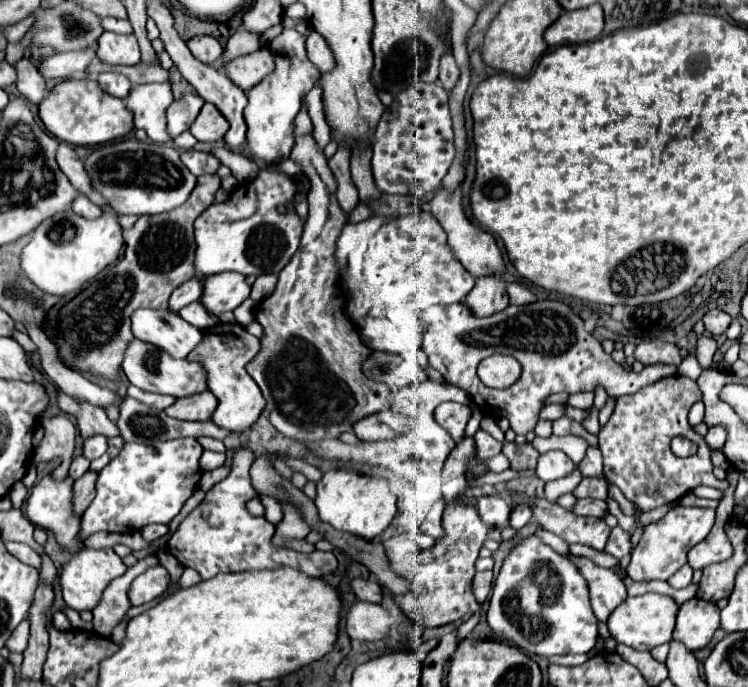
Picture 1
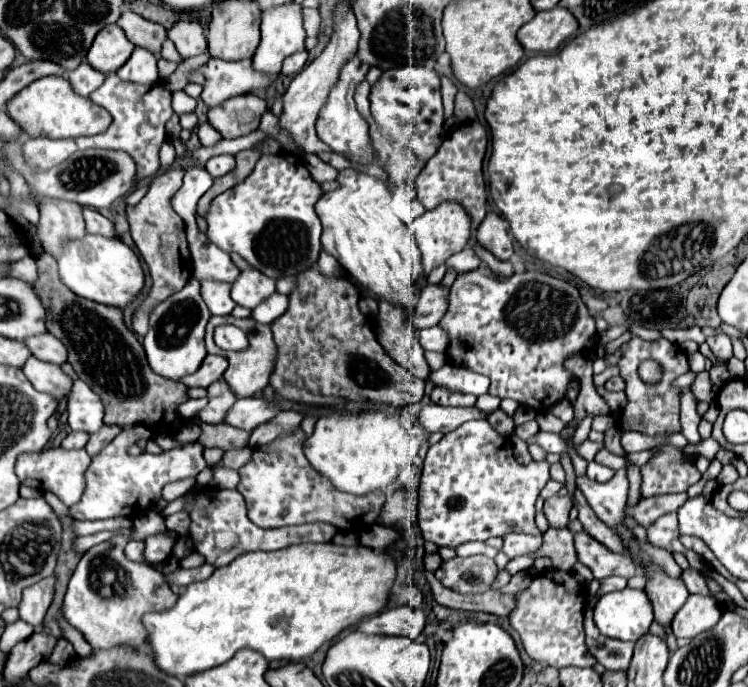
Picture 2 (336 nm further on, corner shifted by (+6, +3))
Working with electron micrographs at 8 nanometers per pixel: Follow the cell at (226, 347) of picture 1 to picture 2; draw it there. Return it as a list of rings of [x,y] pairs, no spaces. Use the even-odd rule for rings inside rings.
[[[212,316],[208,326],[206,326],[206,348],[208,348],[208,354],[218,354],[218,356],[224,356],[230,366],[228,370],[224,372],[224,378],[226,382],[232,386],[232,390],[236,392],[238,398],[246,398],[246,396],[254,396],[258,394],[266,384],[268,384],[268,378],[272,374],[272,366],[276,362],[276,344],[274,344],[274,338],[272,338],[272,330],[270,326],[266,324],[260,324],[256,322],[254,318],[246,318],[246,320],[236,320],[234,316]],[[226,322],[232,322],[234,326],[238,326],[246,336],[248,336],[248,348],[242,350],[242,352],[230,352],[230,350],[222,350],[214,344],[214,328],[220,326],[220,324],[226,324]]]

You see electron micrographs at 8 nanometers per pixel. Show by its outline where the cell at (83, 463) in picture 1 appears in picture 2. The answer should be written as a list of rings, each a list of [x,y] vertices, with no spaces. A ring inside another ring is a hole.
[[[70,432],[64,440],[62,440],[62,446],[64,448],[84,448],[86,446],[86,442],[88,442],[88,434],[84,434],[84,432]]]

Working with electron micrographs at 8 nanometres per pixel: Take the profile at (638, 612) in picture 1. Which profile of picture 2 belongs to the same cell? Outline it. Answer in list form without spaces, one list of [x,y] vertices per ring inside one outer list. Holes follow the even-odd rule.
[[[624,588],[604,594],[594,608],[594,622],[604,636],[636,642],[654,620],[652,604],[644,590]]]

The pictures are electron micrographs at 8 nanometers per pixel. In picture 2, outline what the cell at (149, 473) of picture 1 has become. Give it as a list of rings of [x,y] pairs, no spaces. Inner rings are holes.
[[[144,426],[122,428],[122,432],[108,446],[104,446],[104,450],[96,458],[92,458],[92,464],[84,472],[86,490],[80,502],[76,502],[76,506],[70,506],[70,514],[74,520],[102,520],[112,516],[136,518],[160,498],[160,490],[164,484],[182,478],[196,478],[196,474],[206,468],[206,460],[202,456],[204,446],[200,442],[190,442],[182,448],[174,448],[158,456],[148,452],[142,452],[136,458],[130,456],[128,448],[144,436]]]

